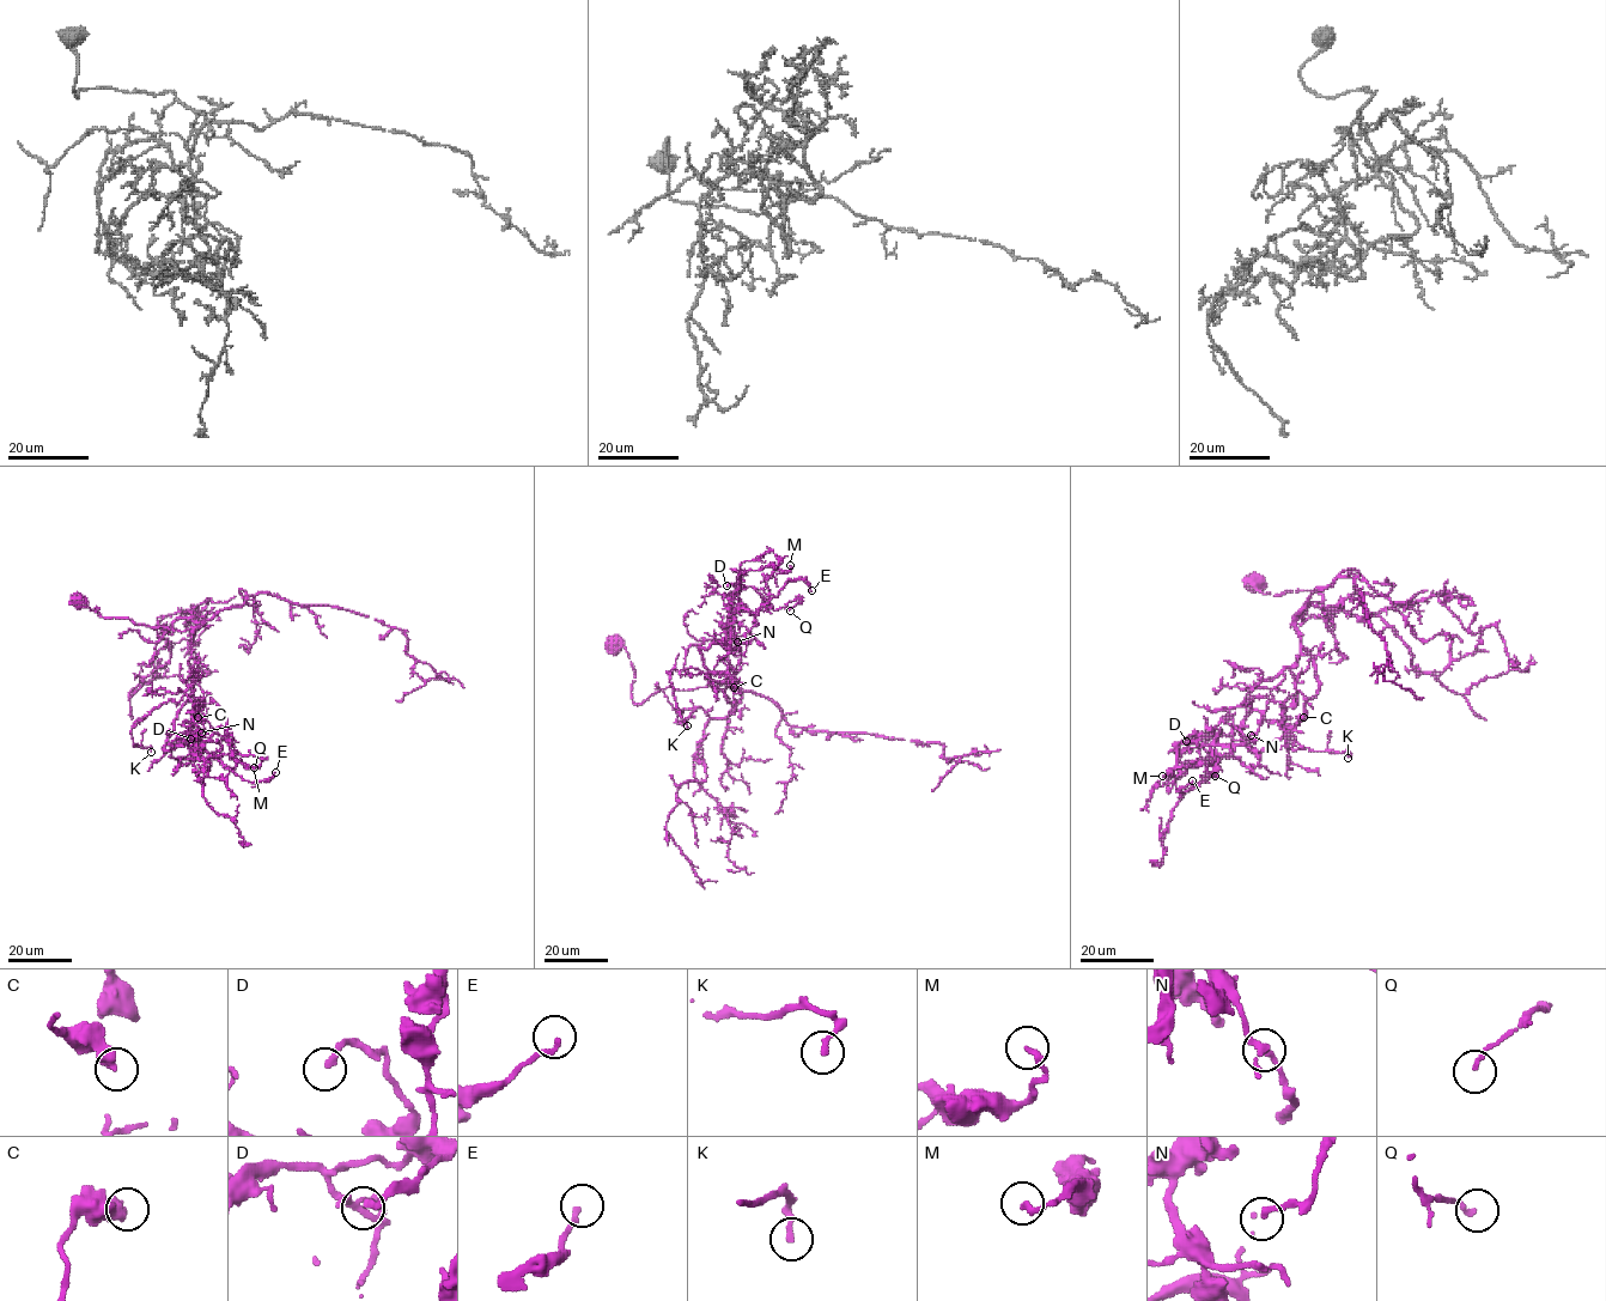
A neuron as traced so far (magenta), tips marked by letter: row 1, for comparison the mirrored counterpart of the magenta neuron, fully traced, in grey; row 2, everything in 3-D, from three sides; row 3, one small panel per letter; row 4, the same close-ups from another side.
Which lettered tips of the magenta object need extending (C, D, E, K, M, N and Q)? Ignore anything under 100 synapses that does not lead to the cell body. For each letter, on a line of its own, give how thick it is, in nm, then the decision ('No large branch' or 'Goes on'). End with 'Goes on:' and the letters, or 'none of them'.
C: Thickness 460 nm. No large branch
D: Thickness 240 nm. No large branch
E: Thickness 180 nm. No large branch
K: Thickness 180 nm. No large branch
M: Thickness 200 nm. No large branch
N: Thickness 130 nm. No large branch
Q: Thickness 150 nm. No large branch
Goes on: none of them

